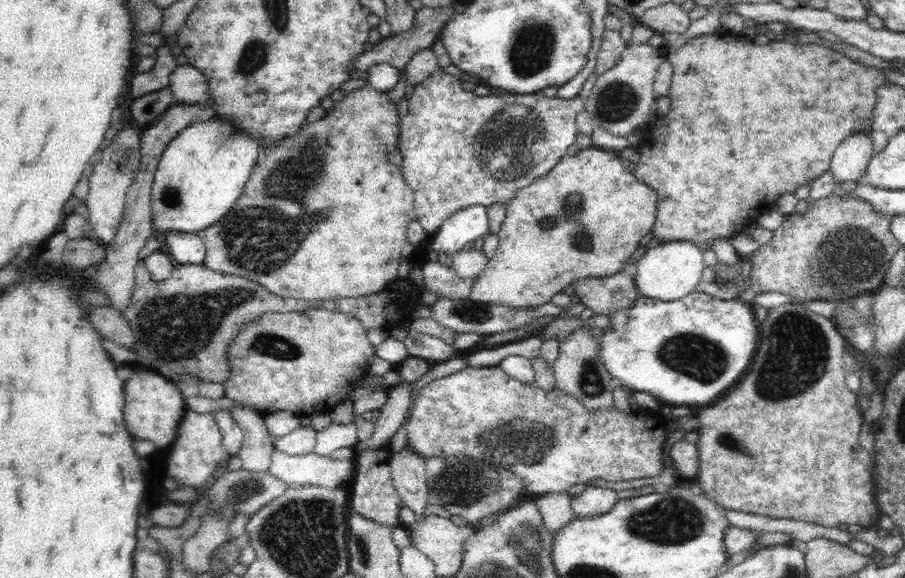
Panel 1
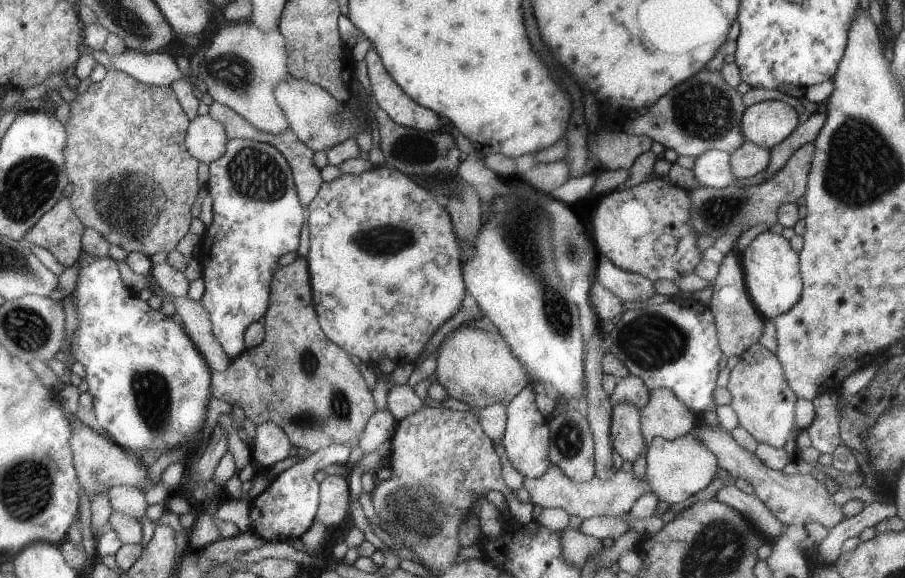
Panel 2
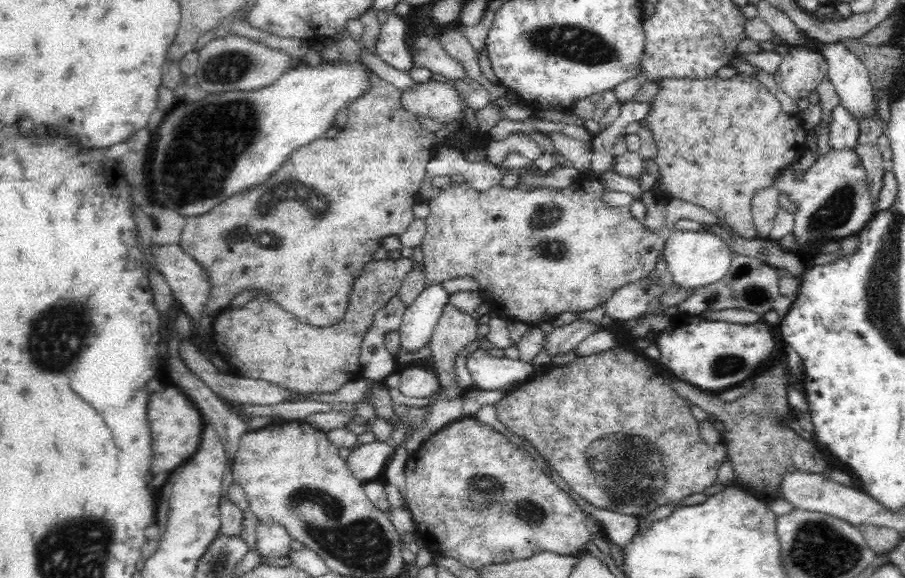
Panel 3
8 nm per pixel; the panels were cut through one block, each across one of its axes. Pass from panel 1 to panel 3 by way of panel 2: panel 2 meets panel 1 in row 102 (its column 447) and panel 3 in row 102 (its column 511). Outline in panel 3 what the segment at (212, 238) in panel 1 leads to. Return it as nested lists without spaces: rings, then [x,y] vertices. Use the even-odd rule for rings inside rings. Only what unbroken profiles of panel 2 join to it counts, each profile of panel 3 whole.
[[[364,66],[369,75],[369,89],[360,96],[348,103],[348,122],[346,128],[340,130],[340,134],[336,138],[319,138],[310,141],[308,144],[301,146],[291,152],[289,160],[282,164],[274,173],[270,180],[266,180],[262,184],[262,188],[252,188],[246,194],[242,192],[240,196],[232,196],[228,198],[224,204],[218,204],[216,208],[212,208],[212,212],[195,216],[185,217],[185,225],[181,230],[180,246],[186,254],[189,254],[203,268],[211,291],[205,307],[203,308],[209,316],[215,317],[219,312],[229,308],[233,297],[238,296],[240,292],[256,292],[258,295],[264,295],[269,300],[278,303],[289,313],[295,315],[298,321],[302,321],[313,327],[327,327],[328,325],[340,322],[348,308],[348,294],[352,292],[352,284],[364,270],[364,264],[372,260],[374,252],[380,248],[382,238],[392,236],[394,234],[401,235],[406,232],[408,226],[414,222],[414,213],[412,206],[417,204],[420,198],[420,186],[424,182],[424,175],[427,173],[427,165],[434,152],[436,137],[432,131],[428,131],[418,122],[416,116],[412,116],[410,111],[402,107],[402,91],[398,90],[394,85],[385,81],[380,73],[372,71]],[[308,196],[310,196],[308,198]],[[328,207],[328,208],[327,208]],[[324,209],[324,216],[314,216],[314,211]]]

